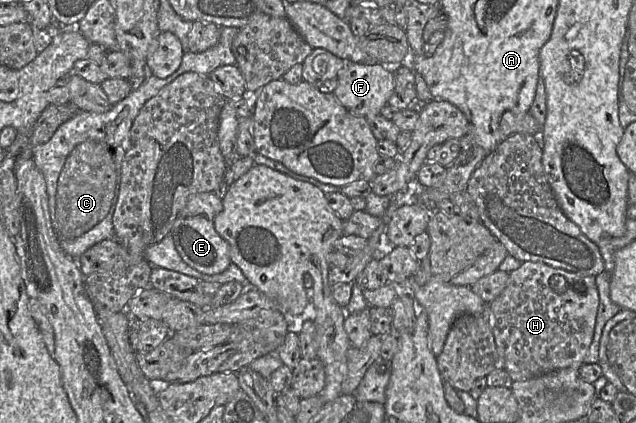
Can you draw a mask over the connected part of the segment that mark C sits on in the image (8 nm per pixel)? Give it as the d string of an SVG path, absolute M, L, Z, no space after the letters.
M221 27L220 38L215 46L200 53L185 51L179 68L172 75L167 78L158 78L151 74L144 83L132 90L129 95L108 111L79 111L59 125L48 142L32 148L35 166L43 174L46 182L49 211L55 236L69 256L77 259L93 245L114 237L112 218L120 191L122 161L129 148L132 125L144 104L185 72L196 72L208 76L221 66L235 65L236 59L232 52L232 42L238 31L239 28L236 27Z

